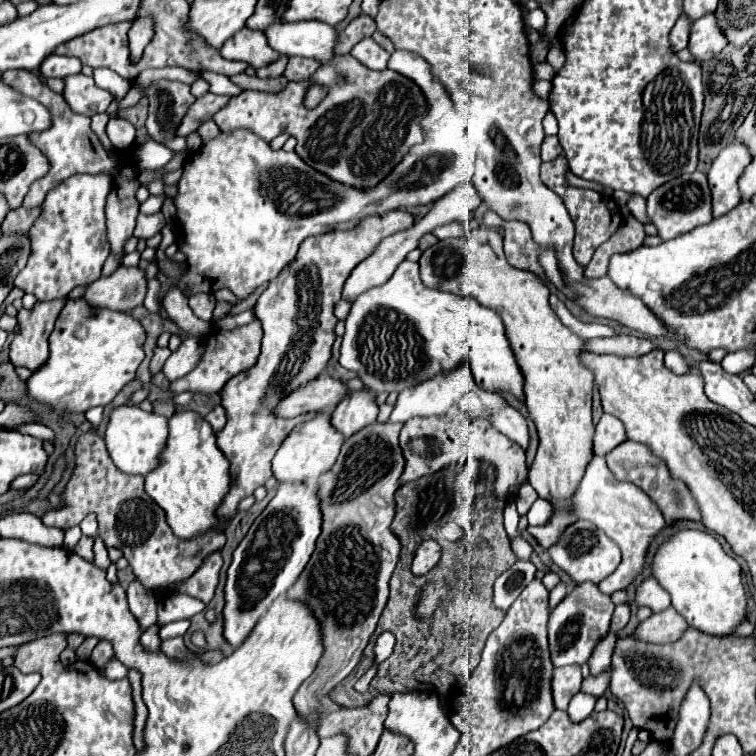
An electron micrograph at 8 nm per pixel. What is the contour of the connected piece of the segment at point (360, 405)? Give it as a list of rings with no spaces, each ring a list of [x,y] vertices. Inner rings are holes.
[[[362,388],[362,390],[350,390],[342,398],[342,402],[336,406],[332,414],[332,424],[344,436],[352,436],[366,424],[376,422],[376,418],[378,418],[376,392]]]

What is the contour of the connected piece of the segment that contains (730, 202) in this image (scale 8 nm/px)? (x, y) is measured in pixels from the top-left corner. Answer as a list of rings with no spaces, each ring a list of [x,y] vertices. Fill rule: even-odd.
[[[732,142],[728,148],[724,148],[718,154],[718,158],[714,160],[708,172],[714,216],[724,216],[732,208],[736,208],[736,204],[740,202],[738,180],[750,162],[752,162],[752,156],[748,148],[740,142]]]

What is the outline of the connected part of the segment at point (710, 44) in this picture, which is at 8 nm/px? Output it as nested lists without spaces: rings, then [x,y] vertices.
[[[714,12],[692,22],[688,48],[696,56],[698,62],[706,62],[706,60],[714,58],[726,44],[728,44],[728,40],[726,40],[724,32],[720,30],[720,26],[716,24]]]

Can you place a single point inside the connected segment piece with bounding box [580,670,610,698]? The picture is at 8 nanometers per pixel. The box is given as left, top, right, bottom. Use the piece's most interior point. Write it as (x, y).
(597, 686)

